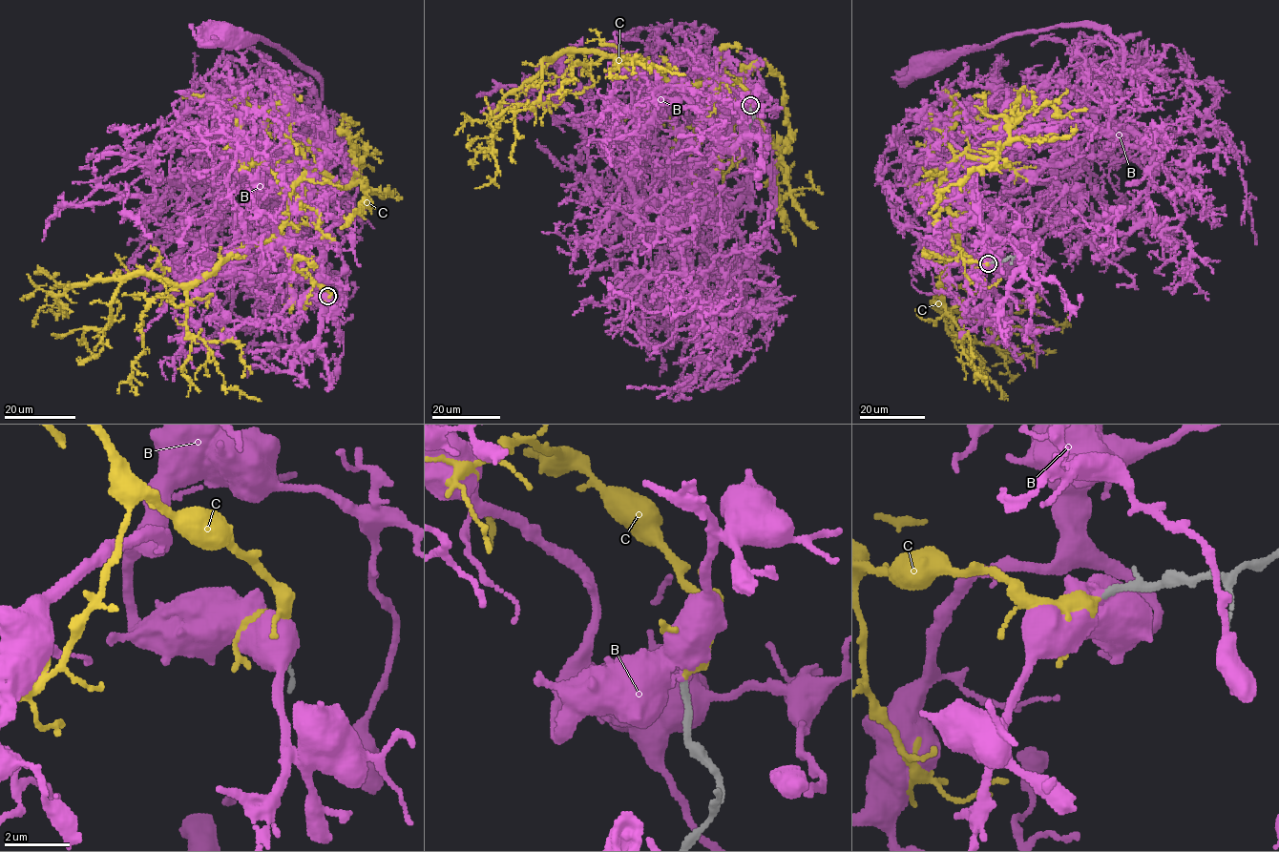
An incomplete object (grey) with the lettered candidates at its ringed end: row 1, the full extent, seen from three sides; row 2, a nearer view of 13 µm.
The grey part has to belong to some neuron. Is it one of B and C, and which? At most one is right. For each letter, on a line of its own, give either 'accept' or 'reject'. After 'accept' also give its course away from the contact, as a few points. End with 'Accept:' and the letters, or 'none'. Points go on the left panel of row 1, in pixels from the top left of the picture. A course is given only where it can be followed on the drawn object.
B: reject
C: accept; course (326, 297), (276, 238), (243, 245), (193, 282), (129, 273), (66, 288), (57, 296), (65, 314), (42, 310)
Accept: C

